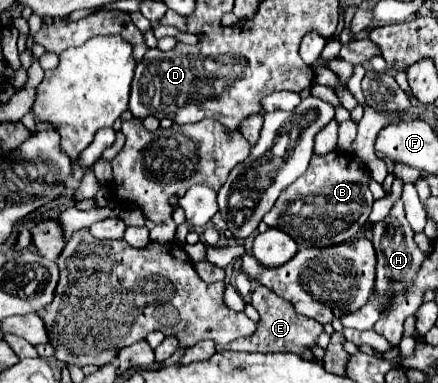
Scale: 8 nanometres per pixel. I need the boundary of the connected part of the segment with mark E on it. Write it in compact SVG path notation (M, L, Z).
M258 285L254 293L250 293L252 299L250 303L254 309L260 313L258 329L252 337L246 339L234 339L228 345L216 345L218 351L262 351L262 353L272 353L272 351L286 351L286 353L296 353L300 357L306 357L306 361L316 361L312 355L312 345L316 345L318 335L324 331L324 327L308 317L302 317L294 311L290 301L278 297L272 289L266 289L264 285Z

